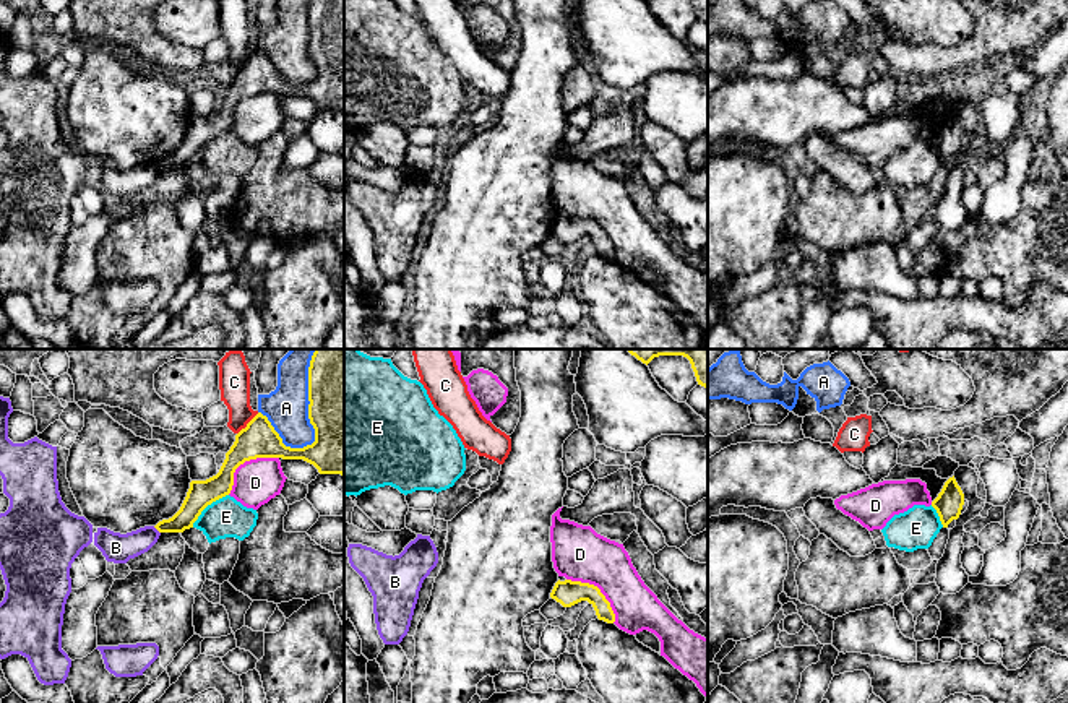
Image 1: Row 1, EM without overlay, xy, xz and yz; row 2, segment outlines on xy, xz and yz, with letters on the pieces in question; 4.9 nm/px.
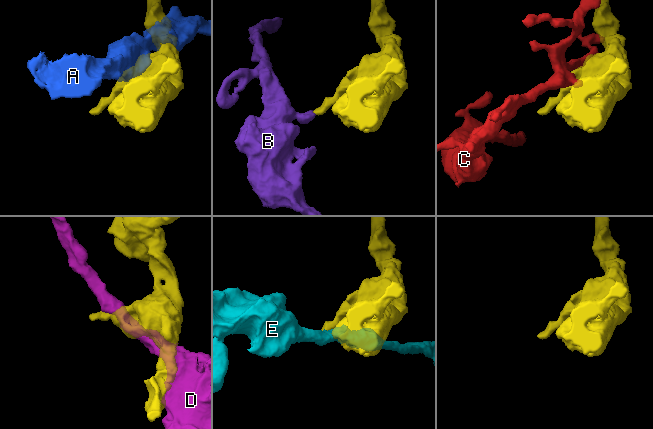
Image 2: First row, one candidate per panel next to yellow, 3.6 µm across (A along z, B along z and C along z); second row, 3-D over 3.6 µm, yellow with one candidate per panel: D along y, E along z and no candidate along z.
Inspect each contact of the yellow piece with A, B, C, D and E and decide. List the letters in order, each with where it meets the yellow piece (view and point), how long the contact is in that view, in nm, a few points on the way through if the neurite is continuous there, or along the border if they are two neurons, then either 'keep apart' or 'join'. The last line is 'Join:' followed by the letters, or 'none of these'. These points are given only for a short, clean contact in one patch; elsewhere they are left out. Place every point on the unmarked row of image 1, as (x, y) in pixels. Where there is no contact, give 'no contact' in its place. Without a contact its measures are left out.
A: meets yellow in xy at (309, 51); contact 440 nm long; keep apart
B: meets yellow in xy at (156, 164); contact 50 nm long; border along xy (153, 163), (159, 169); keep apart
C: meets yellow in xy at (247, 60); contact 160 nm long; keep apart
D: meets yellow in xy at (244, 98); contact 320 nm long; keep apart
E: meets yellow in xy at (206, 142); contact 240 nm long; border along xy (228, 130), (213, 137), (192, 163); keep apart
Join: none of these

